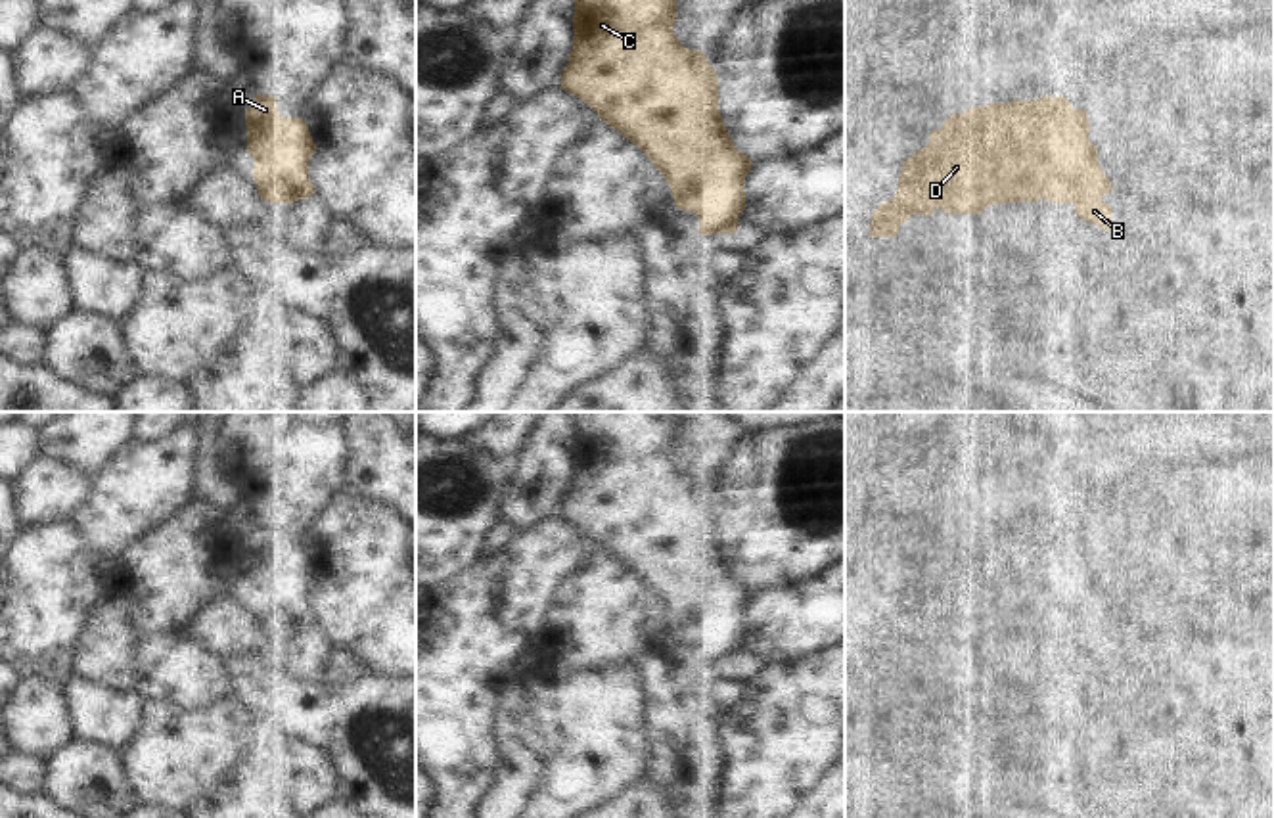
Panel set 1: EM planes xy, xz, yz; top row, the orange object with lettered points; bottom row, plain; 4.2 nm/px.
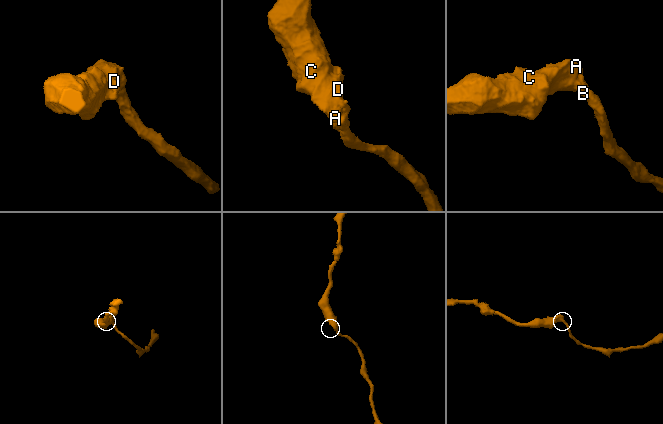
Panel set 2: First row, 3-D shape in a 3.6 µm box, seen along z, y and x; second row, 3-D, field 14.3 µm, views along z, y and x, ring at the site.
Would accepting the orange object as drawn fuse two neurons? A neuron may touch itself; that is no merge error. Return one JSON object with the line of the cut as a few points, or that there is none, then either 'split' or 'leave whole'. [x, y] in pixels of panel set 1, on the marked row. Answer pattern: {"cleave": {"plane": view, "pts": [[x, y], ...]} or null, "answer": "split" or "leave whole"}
{"cleave": null, "answer": "leave whole"}

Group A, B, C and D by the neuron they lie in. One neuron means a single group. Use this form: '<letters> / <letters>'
A B C D

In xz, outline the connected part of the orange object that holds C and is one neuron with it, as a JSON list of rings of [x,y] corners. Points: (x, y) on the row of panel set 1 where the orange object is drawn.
[[[573,0],[573,50],[561,73],[561,90],[590,105],[600,121],[636,144],[671,186],[676,209],[695,213],[699,234],[738,234],[745,209],[743,182],[753,161],[736,149],[718,111],[717,71],[699,50],[684,48],[674,36],[676,0]]]

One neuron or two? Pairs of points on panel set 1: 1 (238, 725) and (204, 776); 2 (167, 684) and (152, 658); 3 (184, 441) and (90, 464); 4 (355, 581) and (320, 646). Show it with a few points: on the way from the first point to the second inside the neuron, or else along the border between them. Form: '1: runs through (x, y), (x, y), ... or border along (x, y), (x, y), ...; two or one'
1: runs through (225, 738), (204, 763); one
2: runs through (167, 679), (167, 673), (158, 663); one
3: border along (129, 441), (92, 477); two
4: border along (315, 623), (340, 648); two

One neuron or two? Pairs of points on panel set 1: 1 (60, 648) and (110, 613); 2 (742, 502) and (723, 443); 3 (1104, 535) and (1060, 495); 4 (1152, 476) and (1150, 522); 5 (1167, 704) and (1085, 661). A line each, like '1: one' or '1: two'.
1: two
2: two
3: two
4: one
5: one

